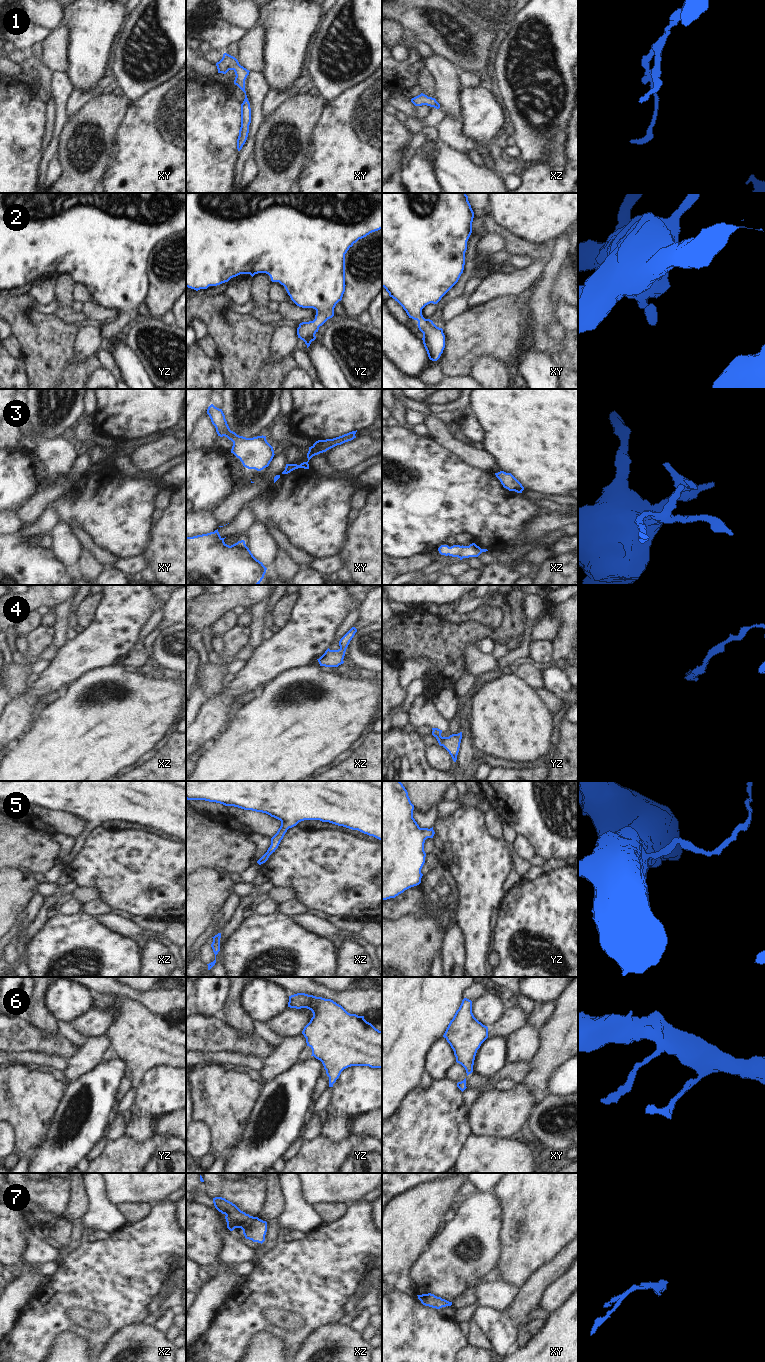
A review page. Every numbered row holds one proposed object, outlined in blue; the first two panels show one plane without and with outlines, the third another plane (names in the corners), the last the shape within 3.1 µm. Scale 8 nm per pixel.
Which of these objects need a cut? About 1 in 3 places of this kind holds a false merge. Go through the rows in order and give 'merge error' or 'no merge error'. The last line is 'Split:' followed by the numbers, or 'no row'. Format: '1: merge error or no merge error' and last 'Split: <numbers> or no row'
1: no merge error
2: no merge error
3: no merge error
4: no merge error
5: no merge error
6: no merge error
7: no merge error
Split: no row

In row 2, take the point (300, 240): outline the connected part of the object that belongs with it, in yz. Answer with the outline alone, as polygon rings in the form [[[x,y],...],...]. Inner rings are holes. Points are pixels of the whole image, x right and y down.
[[[186,193],[186,287],[196,291],[228,282],[240,274],[266,273],[272,282],[283,285],[291,300],[299,307],[316,310],[315,319],[302,322],[297,328],[298,338],[310,346],[319,327],[334,316],[336,304],[345,292],[345,254],[359,239],[382,229],[382,193]]]

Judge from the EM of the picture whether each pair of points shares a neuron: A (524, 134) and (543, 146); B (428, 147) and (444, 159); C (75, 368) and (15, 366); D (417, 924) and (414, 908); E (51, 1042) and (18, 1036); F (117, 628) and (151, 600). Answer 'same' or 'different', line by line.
A: same
B: different
C: different
D: different
E: same
F: same

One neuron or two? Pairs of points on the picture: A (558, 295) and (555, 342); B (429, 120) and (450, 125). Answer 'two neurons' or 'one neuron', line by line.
A: one neuron
B: two neurons

